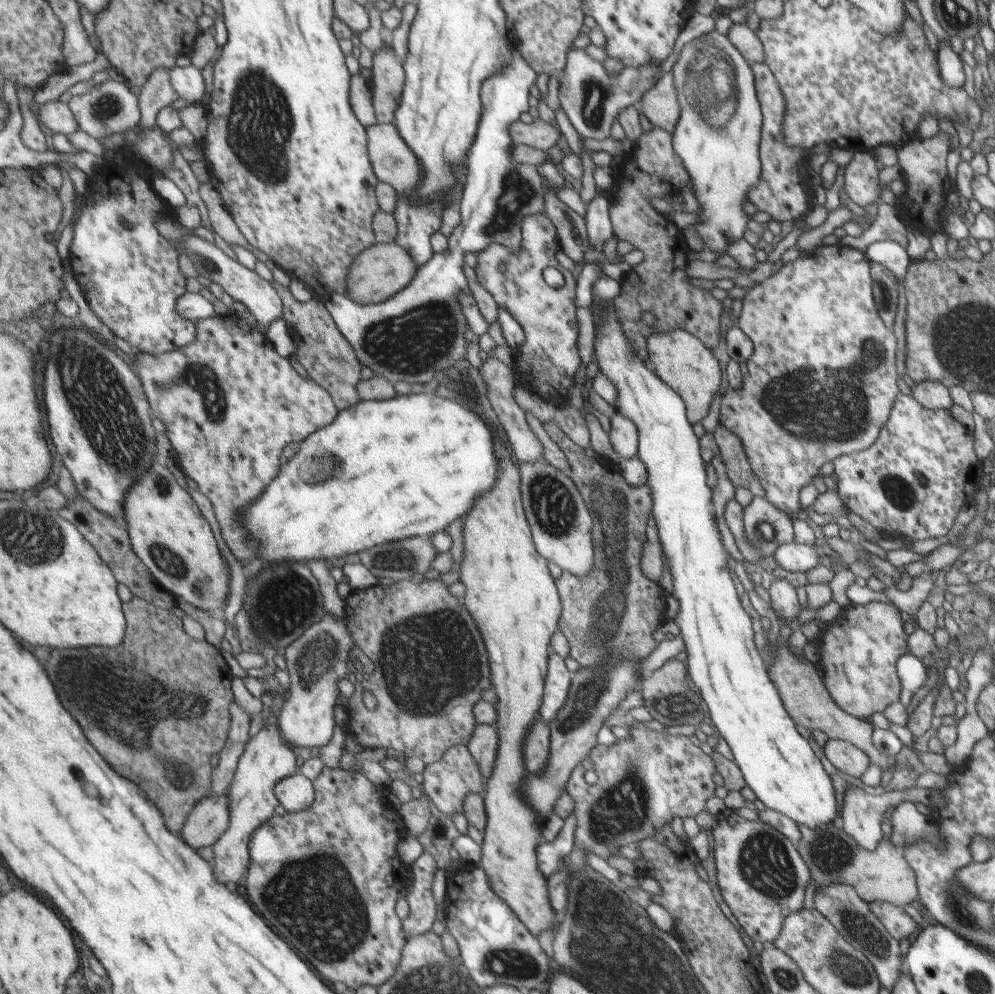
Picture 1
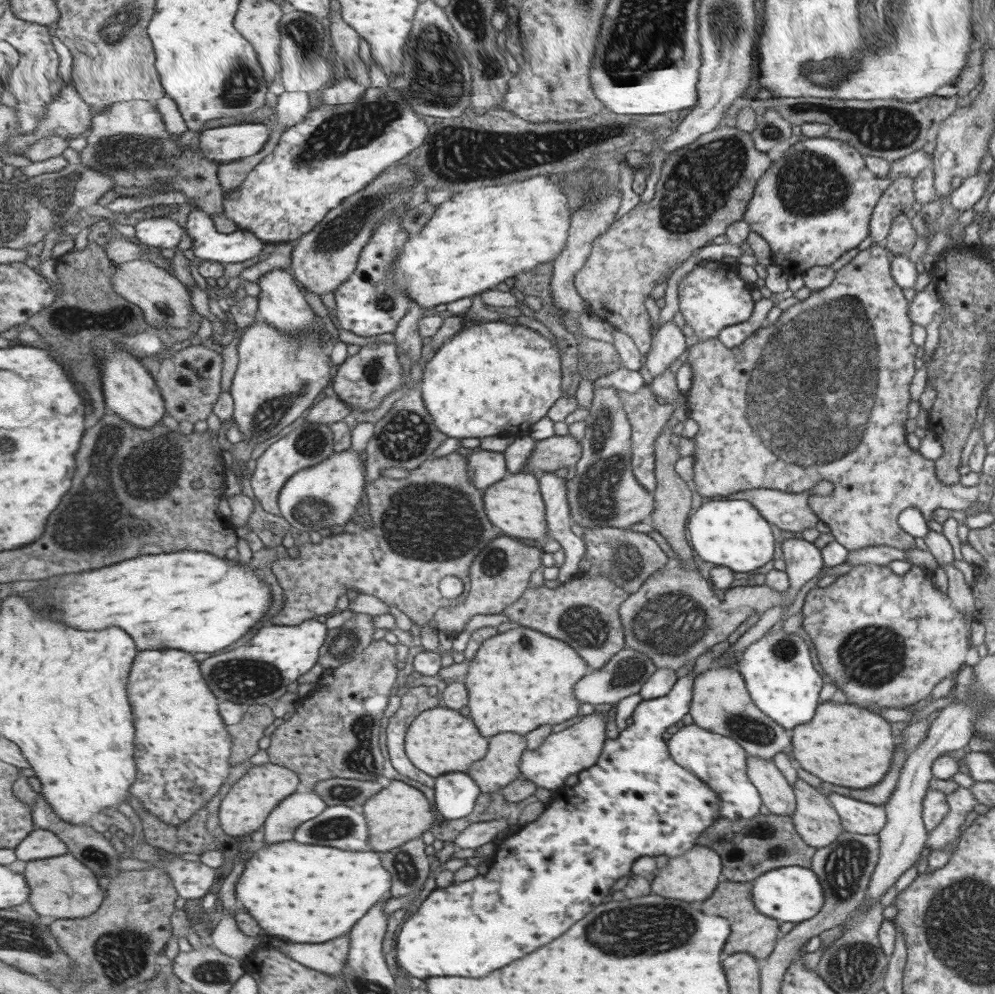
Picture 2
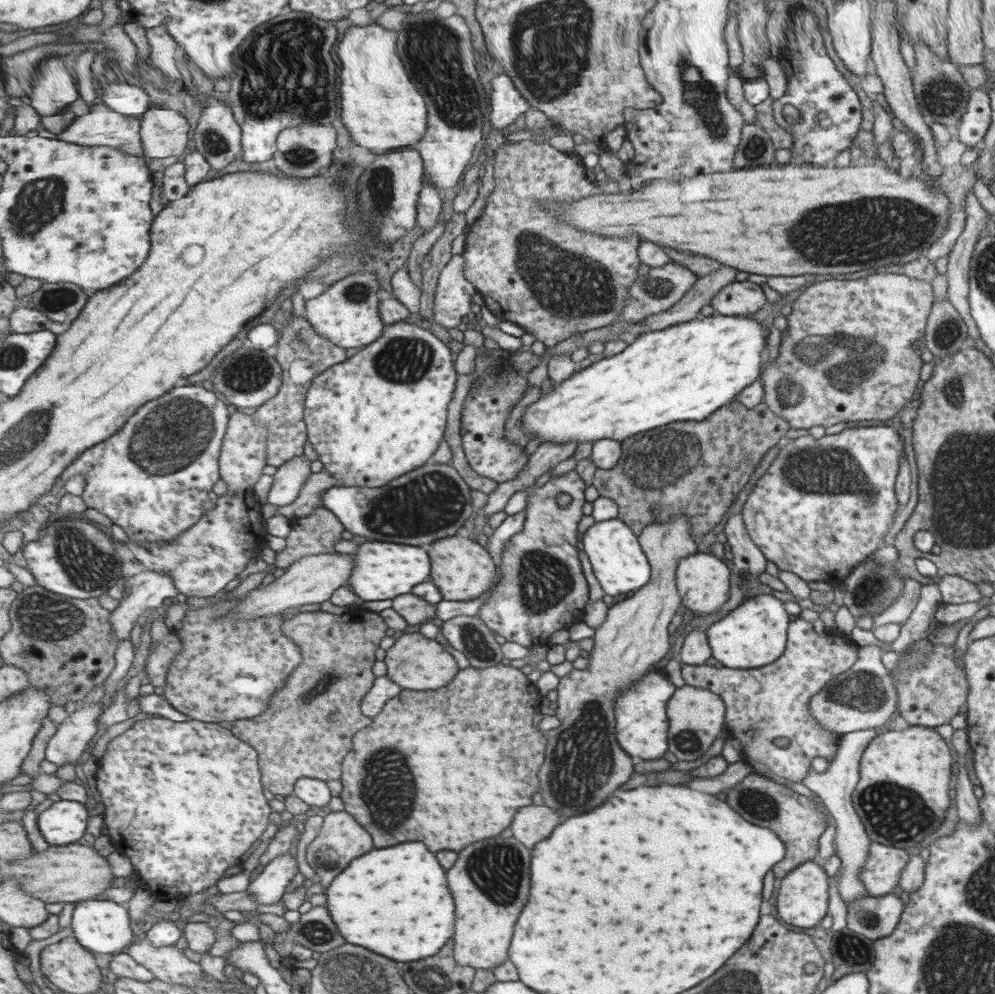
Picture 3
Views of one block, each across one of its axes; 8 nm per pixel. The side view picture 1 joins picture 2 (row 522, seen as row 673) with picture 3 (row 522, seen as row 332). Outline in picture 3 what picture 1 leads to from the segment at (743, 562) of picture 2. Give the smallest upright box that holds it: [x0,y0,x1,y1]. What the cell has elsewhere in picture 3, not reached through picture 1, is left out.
[581,517,650,596]

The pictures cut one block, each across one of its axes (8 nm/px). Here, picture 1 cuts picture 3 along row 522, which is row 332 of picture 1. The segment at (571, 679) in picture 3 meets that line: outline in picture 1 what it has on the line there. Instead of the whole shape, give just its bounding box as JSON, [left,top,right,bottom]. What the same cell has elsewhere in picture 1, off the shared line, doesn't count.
[647,328,721,426]

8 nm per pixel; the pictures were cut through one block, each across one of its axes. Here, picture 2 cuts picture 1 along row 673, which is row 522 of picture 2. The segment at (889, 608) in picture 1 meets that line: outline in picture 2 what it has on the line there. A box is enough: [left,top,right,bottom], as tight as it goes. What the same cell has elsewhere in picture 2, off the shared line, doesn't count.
[687,244,979,551]

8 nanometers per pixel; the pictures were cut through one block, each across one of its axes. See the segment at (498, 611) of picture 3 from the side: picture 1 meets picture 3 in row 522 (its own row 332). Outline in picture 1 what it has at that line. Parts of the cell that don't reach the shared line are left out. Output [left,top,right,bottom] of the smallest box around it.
[474,215,580,400]

